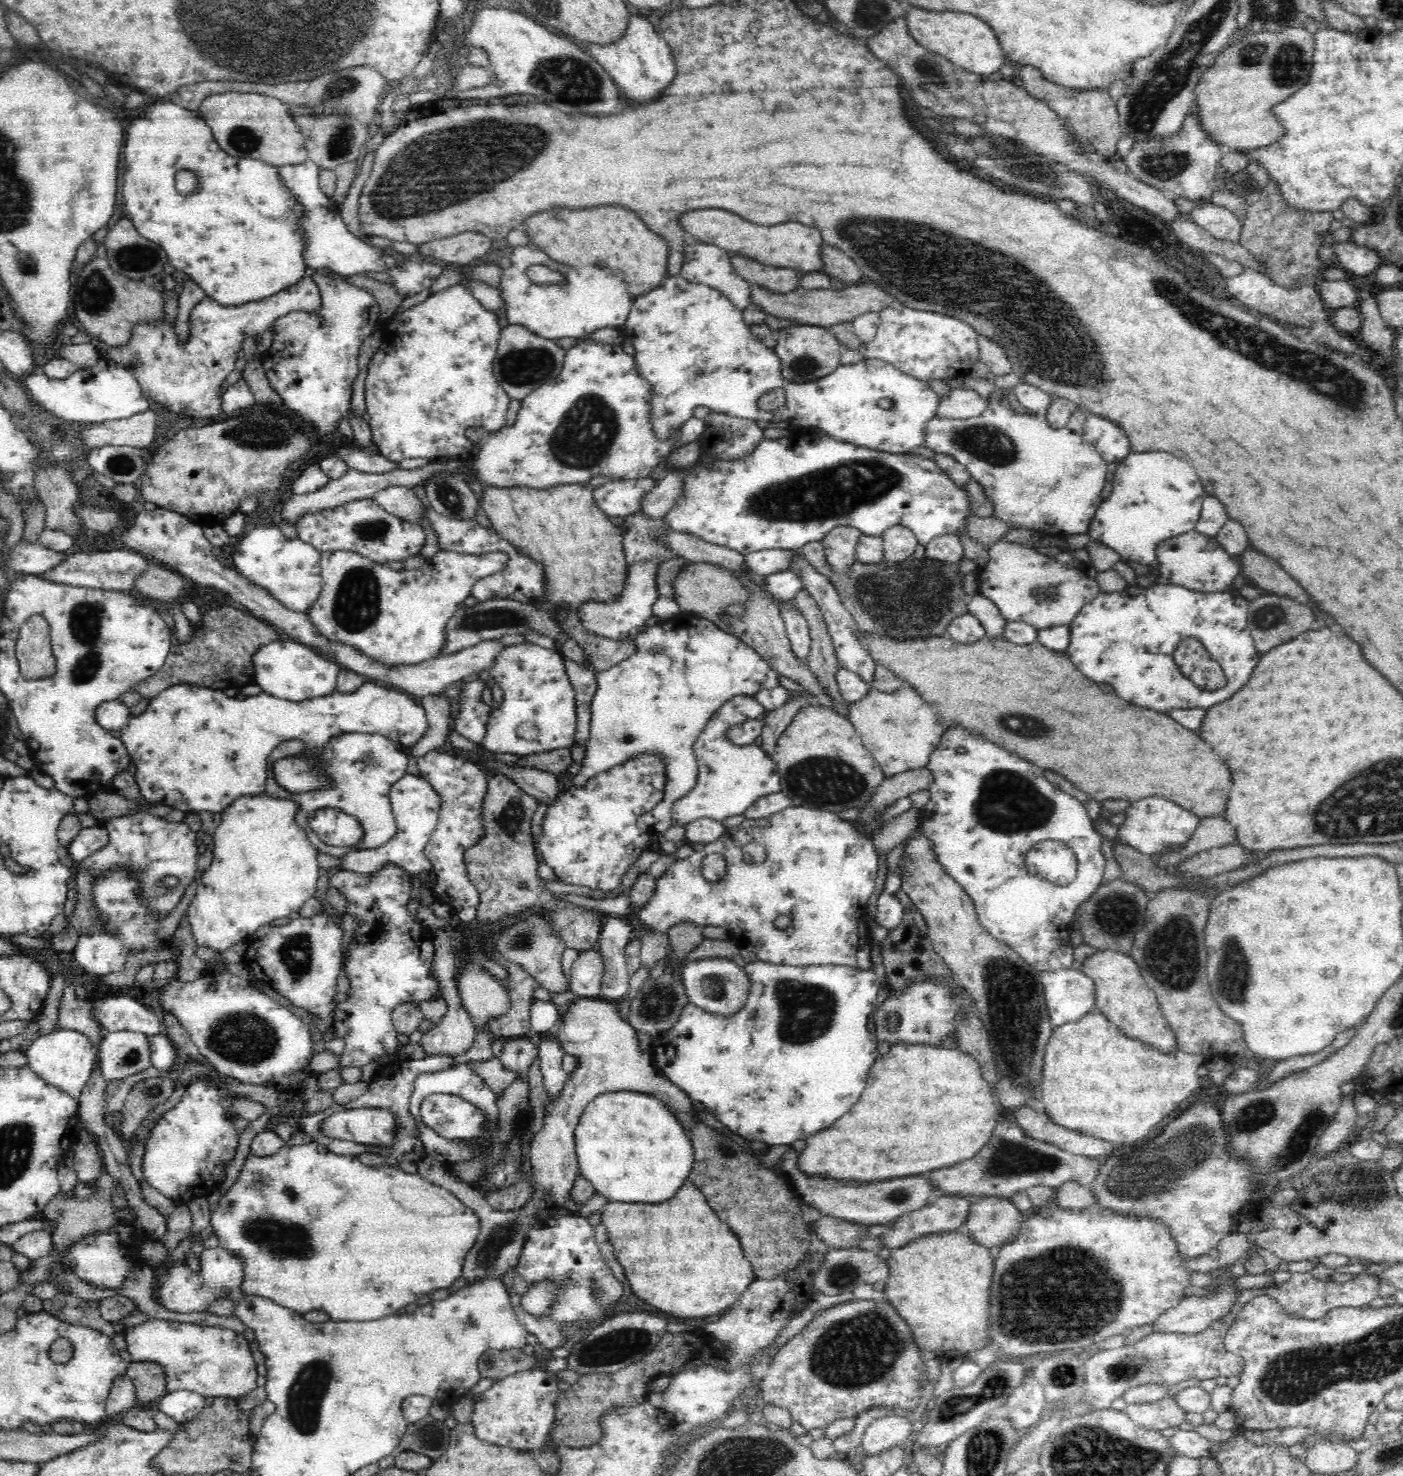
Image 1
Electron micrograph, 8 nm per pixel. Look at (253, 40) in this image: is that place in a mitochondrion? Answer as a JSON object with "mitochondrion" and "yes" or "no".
{"mitochondrion":"yes"}

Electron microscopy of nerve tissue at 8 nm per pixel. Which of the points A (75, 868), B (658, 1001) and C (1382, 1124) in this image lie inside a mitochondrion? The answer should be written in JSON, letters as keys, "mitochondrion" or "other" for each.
{"A":"other","B":"mitochondrion","C":"other"}

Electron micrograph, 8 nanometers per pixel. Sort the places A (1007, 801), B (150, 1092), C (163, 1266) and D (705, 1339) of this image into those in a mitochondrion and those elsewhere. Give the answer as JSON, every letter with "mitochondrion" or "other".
{"A":"mitochondrion","B":"mitochondrion","C":"other","D":"other"}

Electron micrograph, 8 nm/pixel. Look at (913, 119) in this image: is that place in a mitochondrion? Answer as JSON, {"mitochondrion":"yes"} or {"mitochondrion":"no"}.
{"mitochondrion":"no"}

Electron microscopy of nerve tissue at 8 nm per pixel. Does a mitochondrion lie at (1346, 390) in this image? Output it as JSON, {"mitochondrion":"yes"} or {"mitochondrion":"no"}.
{"mitochondrion":"yes"}

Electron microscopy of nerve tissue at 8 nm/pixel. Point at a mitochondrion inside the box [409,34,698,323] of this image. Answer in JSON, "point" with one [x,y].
{"point":[576,82]}

